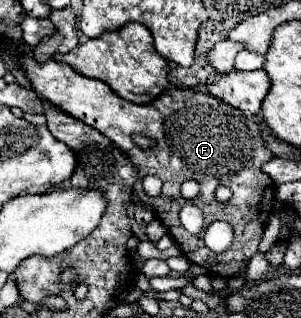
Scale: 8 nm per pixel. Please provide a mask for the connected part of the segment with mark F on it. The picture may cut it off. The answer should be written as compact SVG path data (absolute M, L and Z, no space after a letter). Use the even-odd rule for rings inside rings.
M28 44L20 48L18 64L42 100L54 104L68 116L100 130L100 134L108 136L128 154L130 162L138 166L138 178L134 182L136 194L142 190L142 178L146 174L154 174L162 180L162 194L158 198L150 198L144 192L140 192L140 198L156 208L156 216L192 264L206 268L210 276L230 278L238 274L258 252L258 242L264 234L264 222L272 212L270 202L274 202L274 184L260 170L260 164L268 162L272 156L266 146L262 146L260 126L252 116L244 116L240 110L234 110L210 94L188 88L170 88L152 104L138 106L118 98L102 80L82 76L68 64L58 64L56 60L38 64ZM134 132L156 140L156 146L150 150L140 150L130 138ZM186 180L196 180L200 184L200 196L196 200L184 200L180 196L180 182ZM218 186L228 186L232 190L228 202L218 202L214 198ZM170 198L174 198L174 202L170 202ZM184 202L190 202L202 210L204 228L208 228L214 220L224 220L234 228L234 242L226 252L216 254L208 250L204 246L204 232L186 232L178 220L178 212Z

